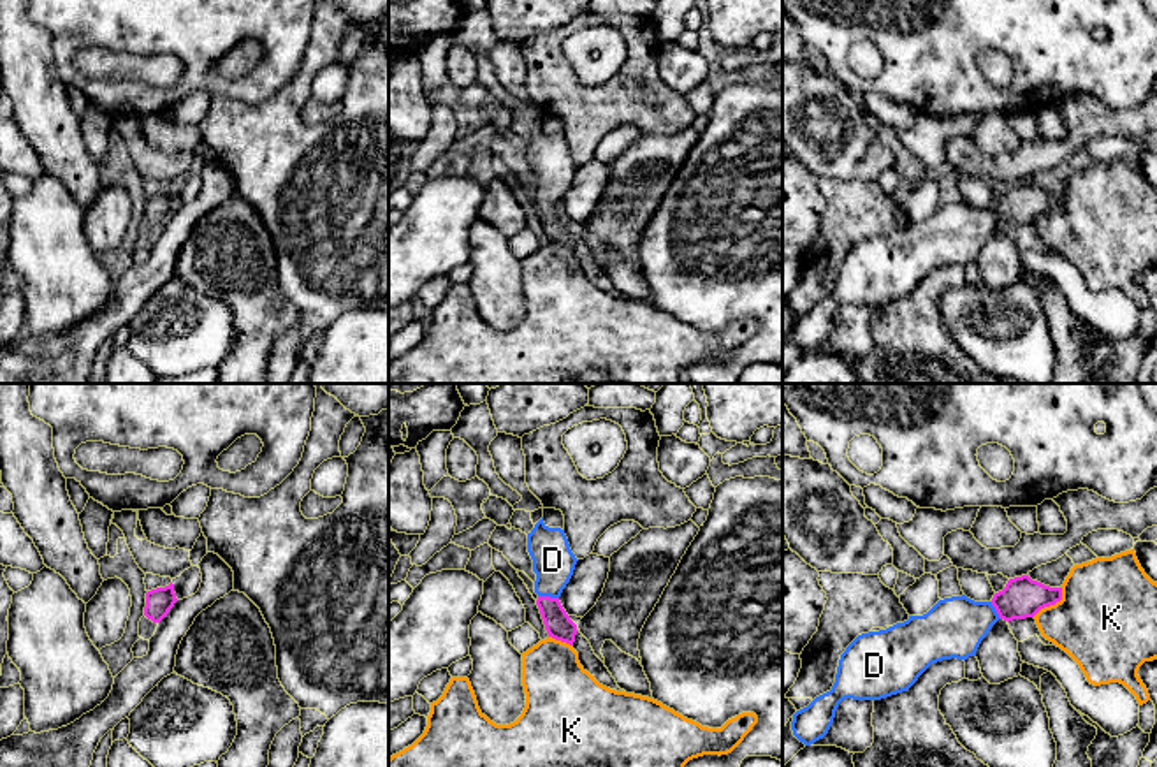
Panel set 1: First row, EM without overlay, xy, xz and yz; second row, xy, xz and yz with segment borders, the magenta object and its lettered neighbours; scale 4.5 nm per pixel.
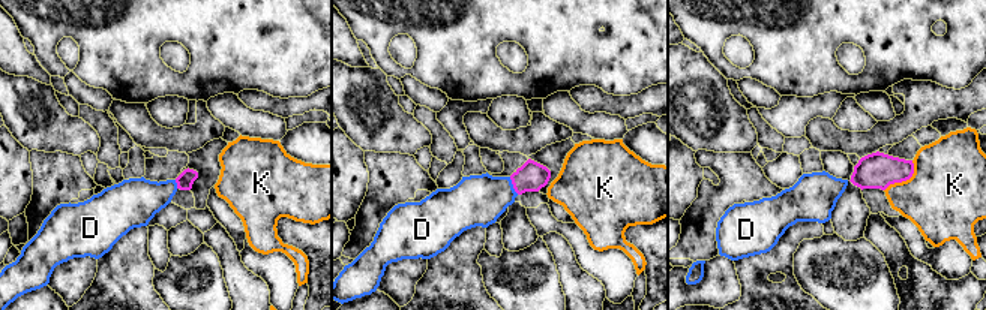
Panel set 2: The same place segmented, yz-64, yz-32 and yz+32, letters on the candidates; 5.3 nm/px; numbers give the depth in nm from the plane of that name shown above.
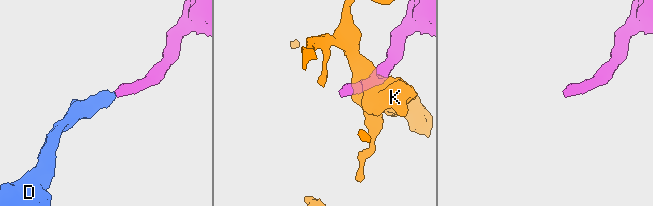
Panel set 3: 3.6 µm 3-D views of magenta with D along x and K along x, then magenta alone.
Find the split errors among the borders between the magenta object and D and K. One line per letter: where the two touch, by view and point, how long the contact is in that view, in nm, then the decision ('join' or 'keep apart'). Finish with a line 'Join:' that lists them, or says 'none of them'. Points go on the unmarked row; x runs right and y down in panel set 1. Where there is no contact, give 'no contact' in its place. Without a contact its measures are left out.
D: xz (549, 203) | 100 nm | join
K: yz (1052, 210) | 190 nm | keep apart
Join: D

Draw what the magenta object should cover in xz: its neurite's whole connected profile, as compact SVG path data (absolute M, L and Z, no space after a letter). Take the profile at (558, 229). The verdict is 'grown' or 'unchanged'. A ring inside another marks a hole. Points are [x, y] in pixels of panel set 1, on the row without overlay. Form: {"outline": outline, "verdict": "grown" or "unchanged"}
{"outline": "M543 123L528 139L528 158L536 179L535 199L549 243L573 252L577 230L563 215L559 202L570 188L577 164L570 155L564 135L549 134Z", "verdict": "grown"}

